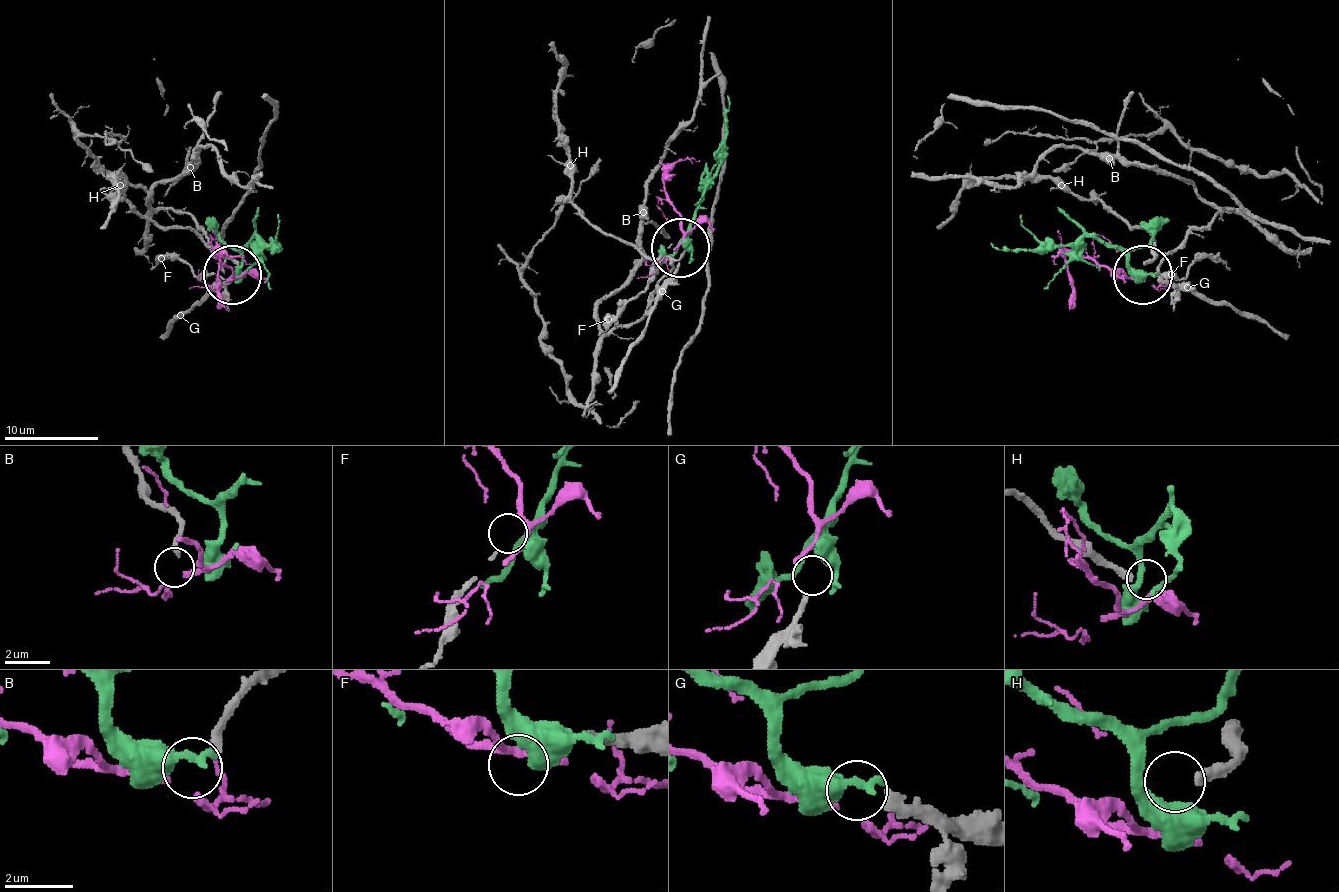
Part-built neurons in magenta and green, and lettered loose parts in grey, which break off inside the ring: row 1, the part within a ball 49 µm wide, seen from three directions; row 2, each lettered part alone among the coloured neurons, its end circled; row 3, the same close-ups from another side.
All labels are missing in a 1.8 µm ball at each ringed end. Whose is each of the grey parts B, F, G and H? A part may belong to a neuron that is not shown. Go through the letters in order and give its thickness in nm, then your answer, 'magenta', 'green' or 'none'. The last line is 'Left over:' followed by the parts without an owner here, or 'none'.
B: calibre 240 nm; magenta
F: calibre 140 nm; none
G: calibre 280 nm; green
H: calibre 260 nm; none
Left over: F, H

